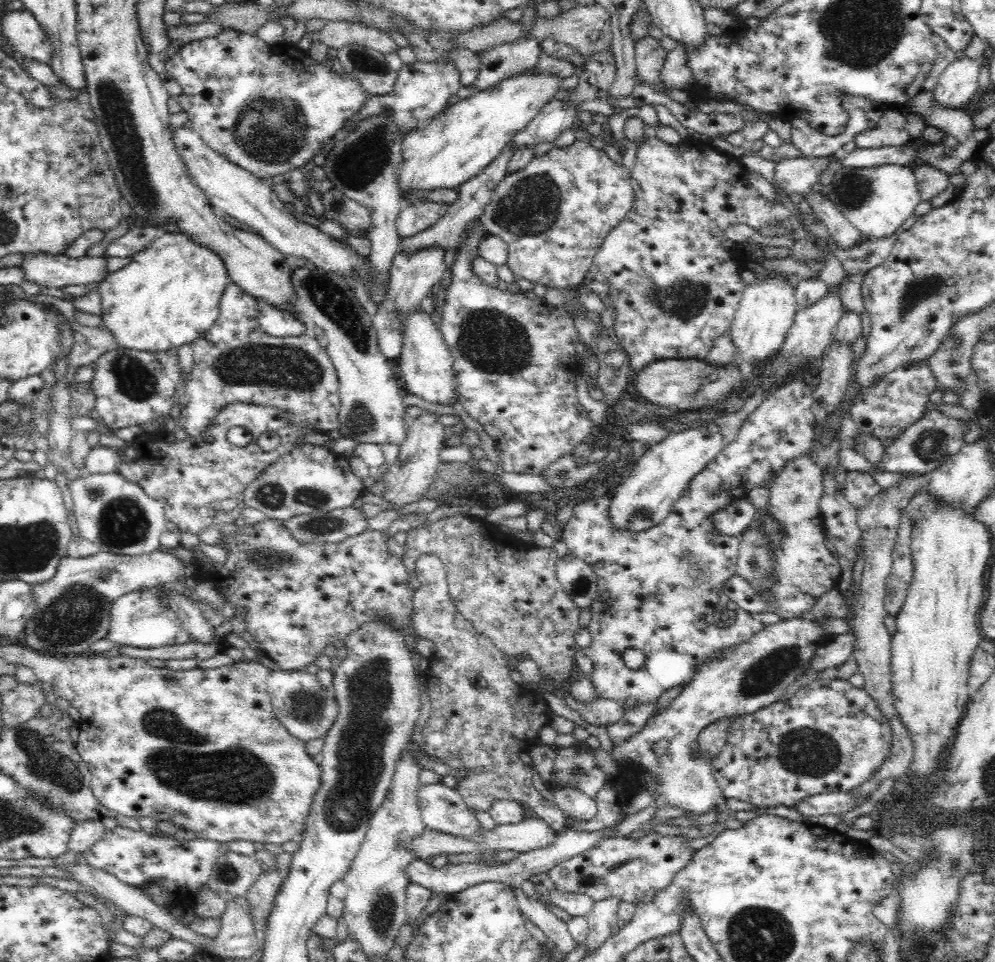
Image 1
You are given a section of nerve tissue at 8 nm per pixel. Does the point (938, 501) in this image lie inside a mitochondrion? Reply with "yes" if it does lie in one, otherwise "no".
no

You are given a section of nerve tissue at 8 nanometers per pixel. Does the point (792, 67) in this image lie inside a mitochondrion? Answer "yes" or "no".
no

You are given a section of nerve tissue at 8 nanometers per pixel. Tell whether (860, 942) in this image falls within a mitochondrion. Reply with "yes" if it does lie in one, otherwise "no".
no

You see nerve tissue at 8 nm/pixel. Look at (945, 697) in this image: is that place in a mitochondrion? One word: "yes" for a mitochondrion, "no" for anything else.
no

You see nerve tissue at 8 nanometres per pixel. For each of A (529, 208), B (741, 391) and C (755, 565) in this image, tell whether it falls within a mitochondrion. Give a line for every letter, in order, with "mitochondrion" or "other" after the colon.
A: mitochondrion
B: other
C: mitochondrion

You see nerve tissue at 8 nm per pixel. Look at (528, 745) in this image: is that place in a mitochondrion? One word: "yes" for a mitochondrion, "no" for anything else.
no

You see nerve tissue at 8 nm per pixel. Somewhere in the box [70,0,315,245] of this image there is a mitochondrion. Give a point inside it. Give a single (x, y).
(271, 128)

